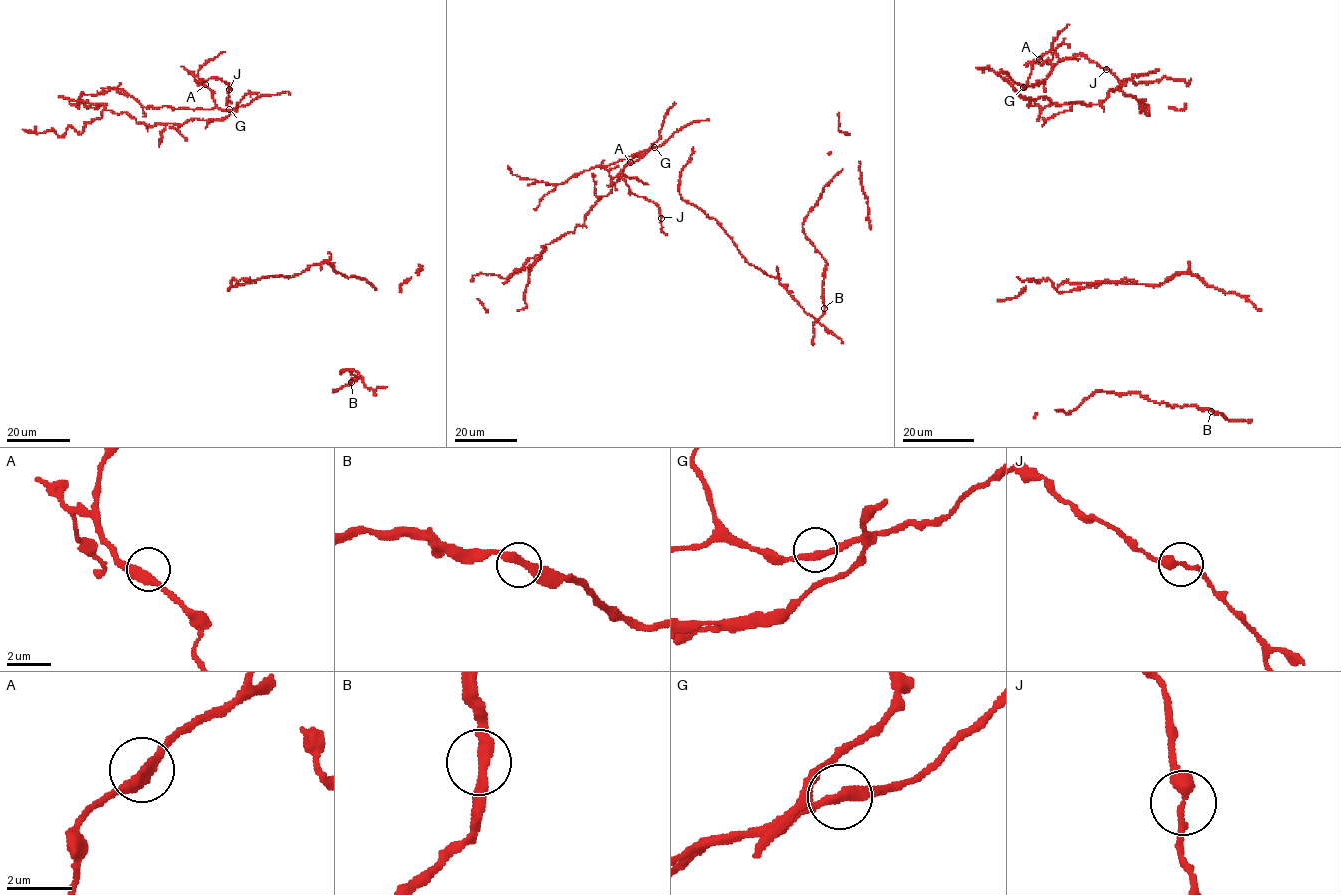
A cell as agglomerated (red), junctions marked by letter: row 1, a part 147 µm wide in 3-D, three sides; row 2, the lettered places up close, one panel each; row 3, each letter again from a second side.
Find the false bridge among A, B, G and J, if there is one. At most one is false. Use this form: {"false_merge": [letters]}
{"false_merge": []}

